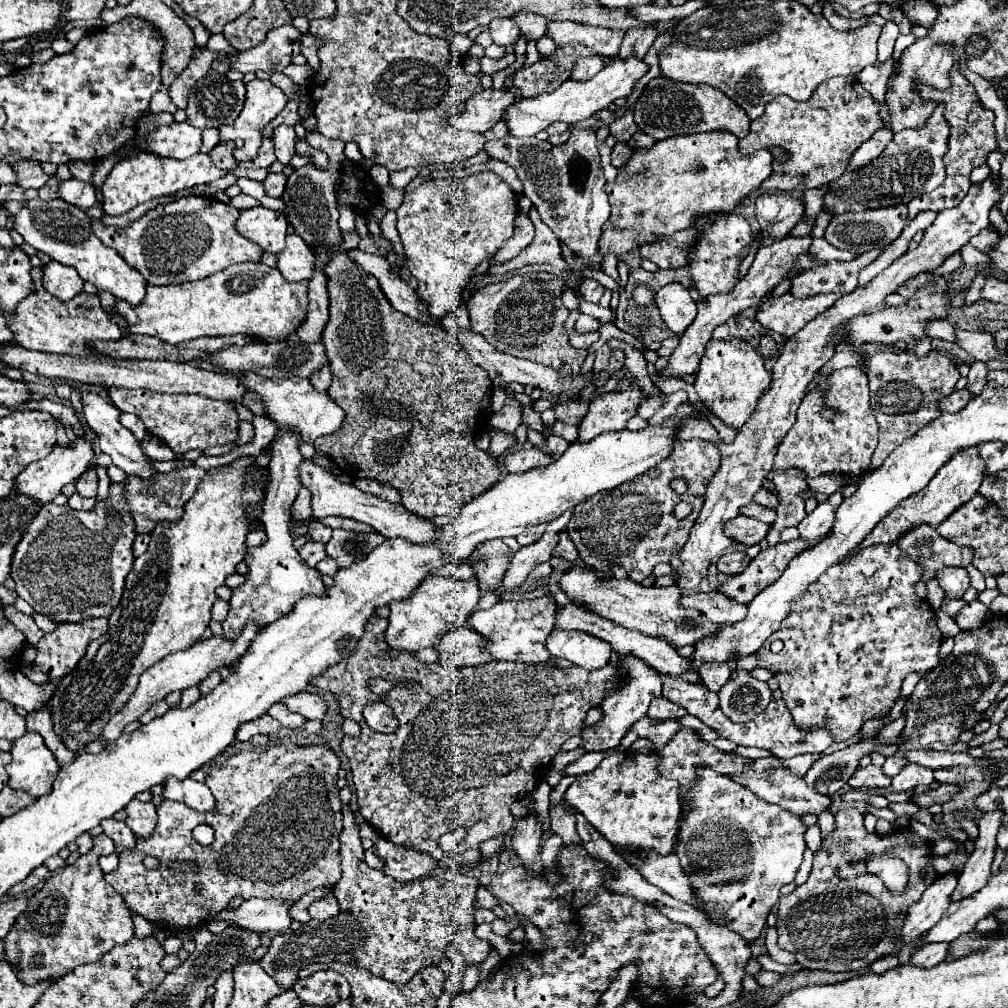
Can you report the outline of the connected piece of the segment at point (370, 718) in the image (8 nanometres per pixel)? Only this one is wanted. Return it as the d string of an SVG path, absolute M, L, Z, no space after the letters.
M384 702L368 704L363 710L363 716L368 726L375 732L394 732L398 726L394 712Z

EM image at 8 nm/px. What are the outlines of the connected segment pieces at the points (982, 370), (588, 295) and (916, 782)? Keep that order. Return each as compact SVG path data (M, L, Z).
M974 360L970 374L968 374L968 390L974 394L980 394L980 390L986 386L986 376L988 376L990 368L982 362L982 360Z
M584 278L582 284L580 284L580 294L584 296L584 300L596 304L604 294L604 286L600 282L592 280L592 278Z
M910 764L910 766L904 766L900 774L892 778L890 788L894 792L912 792L918 786L930 786L932 782L934 782L934 774L930 768L924 768L920 764Z

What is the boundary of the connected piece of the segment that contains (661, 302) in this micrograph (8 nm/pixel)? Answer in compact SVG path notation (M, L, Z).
M678 282L662 286L656 292L656 304L660 308L662 320L676 334L682 334L682 330L686 330L696 316L696 302L692 300L690 290Z

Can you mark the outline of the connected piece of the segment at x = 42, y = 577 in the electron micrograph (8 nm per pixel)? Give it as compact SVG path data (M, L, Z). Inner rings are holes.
M122 482L110 484L108 498L98 500L88 512L48 502L34 516L34 524L28 526L14 554L10 576L16 582L16 592L38 614L54 622L108 618L118 606L126 576L134 566L134 536L134 518ZM30 550L36 550L36 558Z

